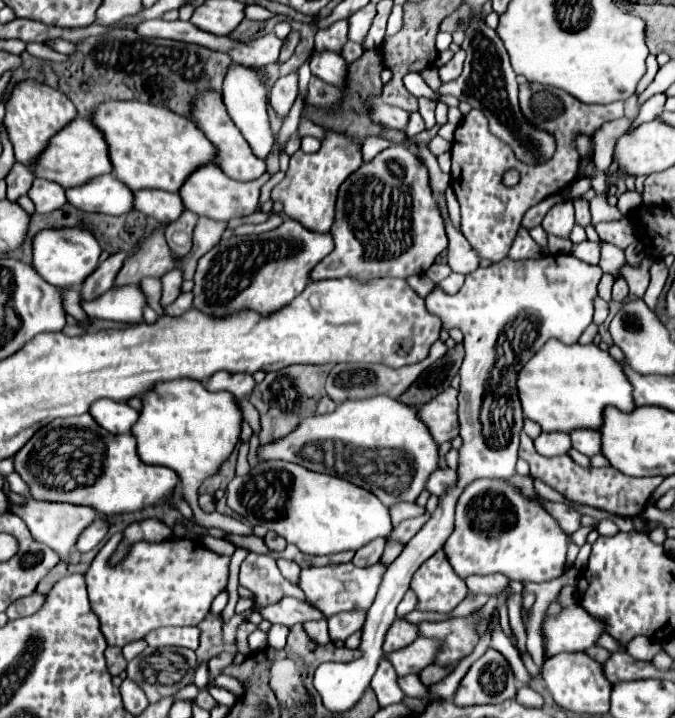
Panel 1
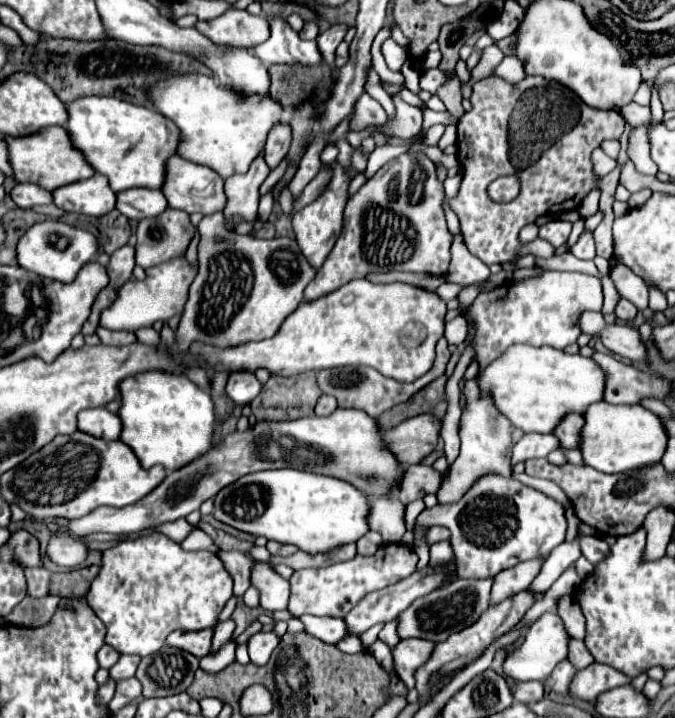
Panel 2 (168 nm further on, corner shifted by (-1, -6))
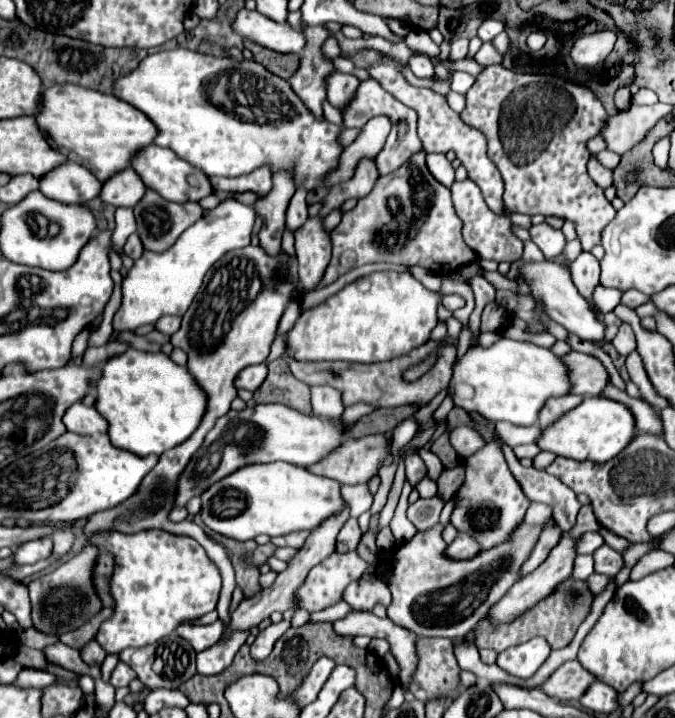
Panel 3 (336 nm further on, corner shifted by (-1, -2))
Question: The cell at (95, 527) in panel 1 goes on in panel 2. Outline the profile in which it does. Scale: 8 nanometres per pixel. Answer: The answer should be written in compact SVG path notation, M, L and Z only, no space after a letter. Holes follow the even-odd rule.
M51 538L47 554L59 566L79 566L87 558L87 544L75 538Z

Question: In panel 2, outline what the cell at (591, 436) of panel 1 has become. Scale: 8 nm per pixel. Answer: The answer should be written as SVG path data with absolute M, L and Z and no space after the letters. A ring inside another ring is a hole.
M565 416L565 420L555 428L555 436L561 440L565 450L579 450L581 448L581 430L585 426L583 416Z

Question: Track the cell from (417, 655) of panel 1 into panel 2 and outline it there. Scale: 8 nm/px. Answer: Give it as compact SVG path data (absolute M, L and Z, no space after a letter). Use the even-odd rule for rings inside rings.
M523 590L523 592L519 592L517 596L513 596L511 600L503 600L501 604L497 604L497 608L485 610L485 612L481 614L481 618L479 618L475 624L471 624L469 628L465 628L465 630L461 630L461 632L455 632L455 634L449 636L445 642L437 642L435 648L433 648L433 652L431 652L431 656L429 656L429 660L415 670L415 688L417 688L417 692L419 692L419 694L425 694L427 688L429 688L429 682L431 682L437 674L441 674L443 670L449 674L449 672L453 672L453 670L459 670L459 668L467 666L467 664L469 664L473 658L477 658L497 636L509 632L509 630L523 618L523 614L533 606L533 602L535 602L533 594L531 594L529 590Z

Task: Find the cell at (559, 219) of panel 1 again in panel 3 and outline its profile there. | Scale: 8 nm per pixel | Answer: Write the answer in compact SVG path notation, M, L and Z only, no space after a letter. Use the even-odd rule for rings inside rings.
M545 222L537 224L537 226L531 226L529 228L529 236L531 236L531 242L535 242L539 246L539 250L545 256L545 260L557 258L561 254L563 246L565 246L563 232L561 230L553 230Z

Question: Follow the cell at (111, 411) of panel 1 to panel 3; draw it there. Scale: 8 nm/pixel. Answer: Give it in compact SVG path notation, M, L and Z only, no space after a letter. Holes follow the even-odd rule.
M75 402L63 416L63 424L69 432L75 434L99 434L107 432L107 420L93 408L83 402Z

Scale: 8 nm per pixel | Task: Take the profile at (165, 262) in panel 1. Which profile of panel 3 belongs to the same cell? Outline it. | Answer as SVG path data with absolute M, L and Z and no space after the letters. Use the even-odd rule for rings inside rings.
M149 190L135 206L137 218L137 234L145 250L163 252L173 246L183 230L187 230L195 220L203 216L203 208L197 202L175 204L157 196L157 192Z

